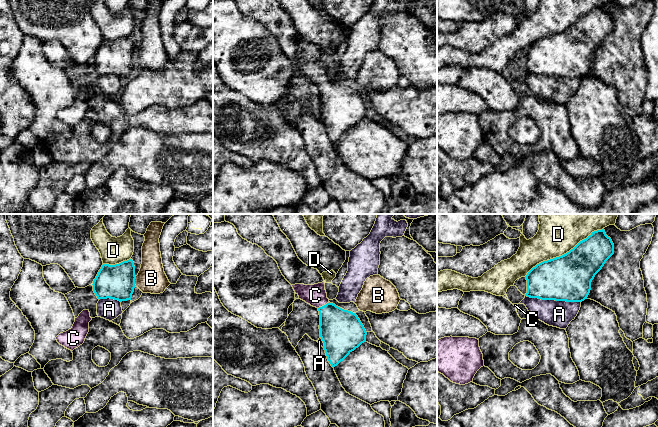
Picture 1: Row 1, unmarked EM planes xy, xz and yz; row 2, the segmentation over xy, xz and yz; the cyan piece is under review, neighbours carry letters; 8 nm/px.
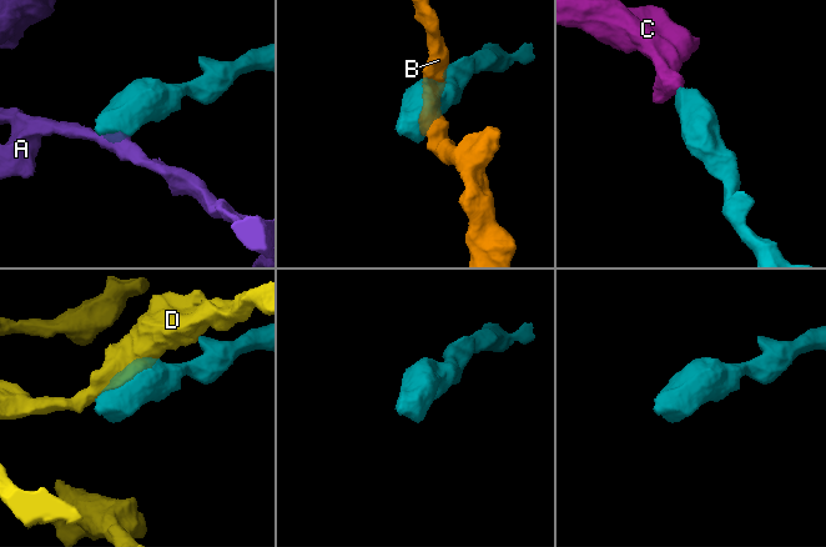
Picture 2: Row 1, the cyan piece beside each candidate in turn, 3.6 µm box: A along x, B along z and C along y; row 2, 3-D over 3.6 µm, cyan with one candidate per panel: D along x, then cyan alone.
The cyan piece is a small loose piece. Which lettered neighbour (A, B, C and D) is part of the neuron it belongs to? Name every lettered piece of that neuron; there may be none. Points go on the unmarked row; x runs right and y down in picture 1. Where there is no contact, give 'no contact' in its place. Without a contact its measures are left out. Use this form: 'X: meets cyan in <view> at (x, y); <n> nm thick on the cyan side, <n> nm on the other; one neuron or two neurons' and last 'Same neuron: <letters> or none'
A: meets cyan in yz at (553, 75); 380 nm thick on the cyan side, 220 nm on the other; two neurons
B: meets cyan in xy at (134, 57); 280 nm thick on the cyan side, 220 nm on the other; two neurons
C: meets cyan in xz at (324, 81); 340 nm thick on the cyan side, 170 nm on the other; one neuron
D: meets cyan in yz at (564, 30); 380 nm thick on the cyan side, 280 nm on the other; two neurons
Same neuron: C

